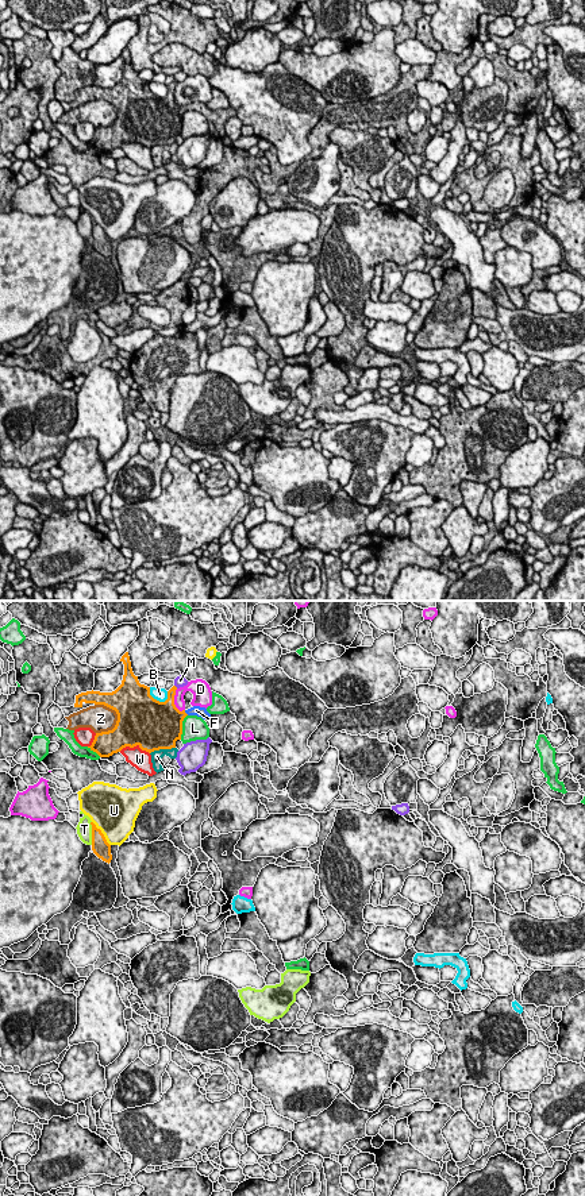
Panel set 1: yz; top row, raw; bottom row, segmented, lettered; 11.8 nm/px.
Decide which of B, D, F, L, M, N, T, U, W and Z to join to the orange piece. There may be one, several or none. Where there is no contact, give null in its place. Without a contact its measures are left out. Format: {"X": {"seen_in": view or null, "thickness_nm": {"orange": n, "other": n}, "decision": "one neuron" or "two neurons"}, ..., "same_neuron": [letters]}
{"B": {"seen_in": "yz", "thickness_nm": {"orange": 500, "other": 160}, "decision": "two neurons"}, "D": {"seen_in": "yz", "thickness_nm": {"orange": 420, "other": 130}, "decision": "two neurons"}, "F": {"seen_in": "yz", "thickness_nm": {"orange": 380, "other": 130}, "decision": "one neuron"}, "L": {"seen_in": "yz", "thickness_nm": {"orange": 500, "other": 280}, "decision": "two neurons"}, "M": {"seen_in": null, "decision": "two neurons"}, "N": {"seen_in": "yz", "thickness_nm": {"orange": 500, "other": 130}, "decision": "two neurons"}, "T": {"seen_in": "yz", "thickness_nm": {"orange": 200, "other": 190}, "decision": "two neurons"}, "U": {"seen_in": "yz", "thickness_nm": {"orange": 200, "other": 480}, "decision": "two neurons"}, "W": {"seen_in": "yz", "thickness_nm": {"orange": 480, "other": 240}, "decision": "two neurons"}, "Z": {"seen_in": "yz", "thickness_nm": {"orange": 480, "other": 320}, "decision": "two neurons"}, "same_neuron": ["F"]}

